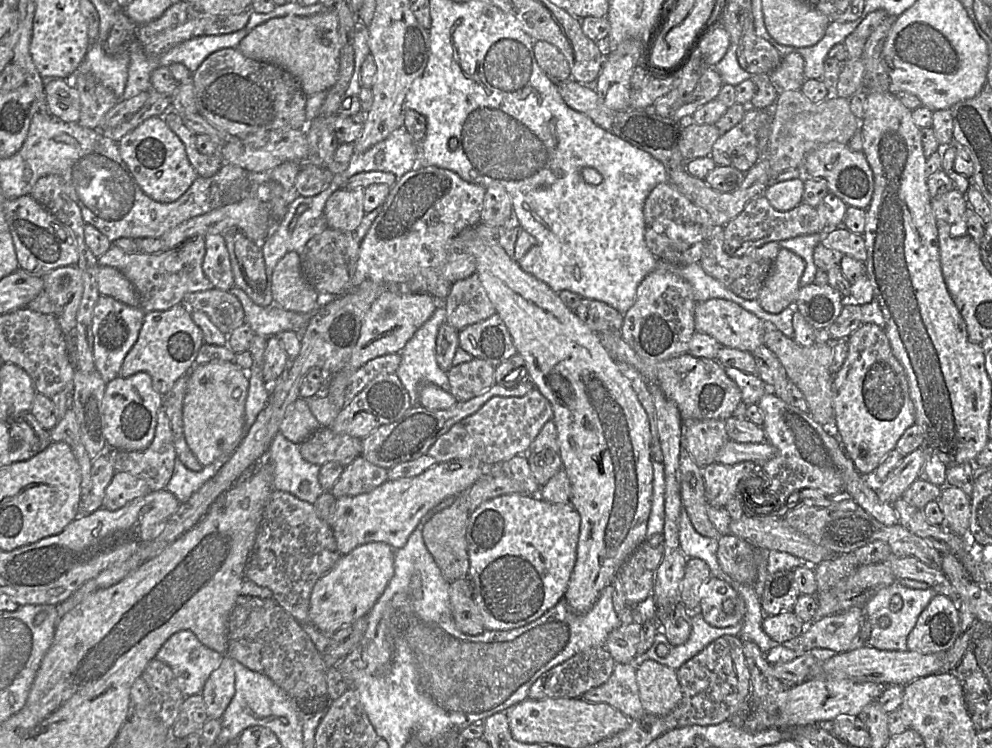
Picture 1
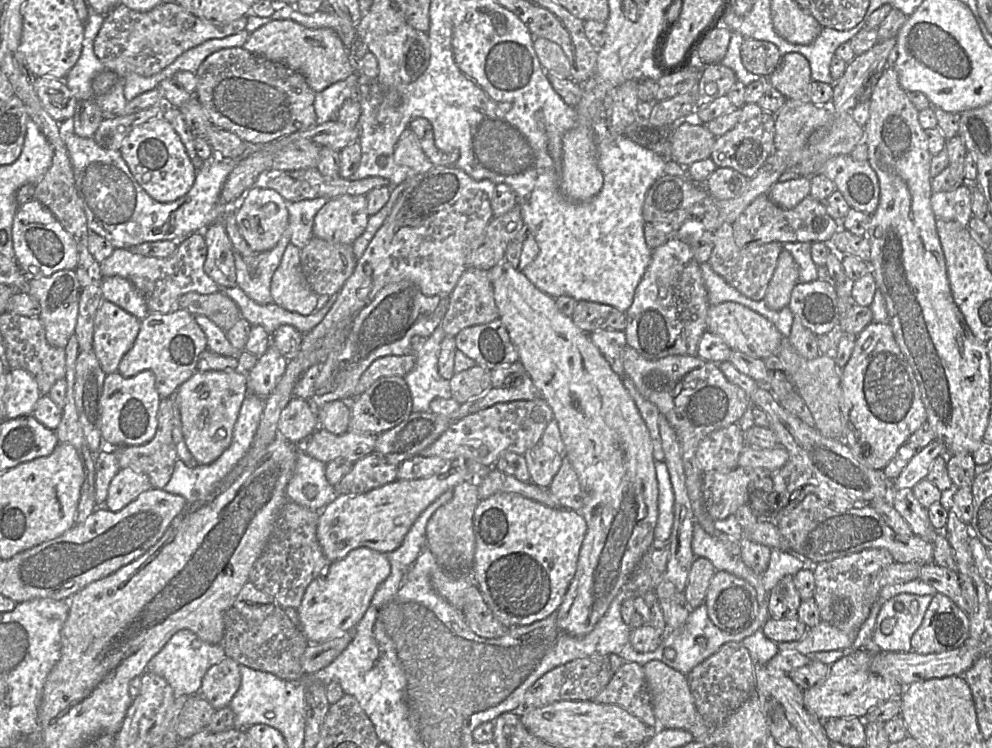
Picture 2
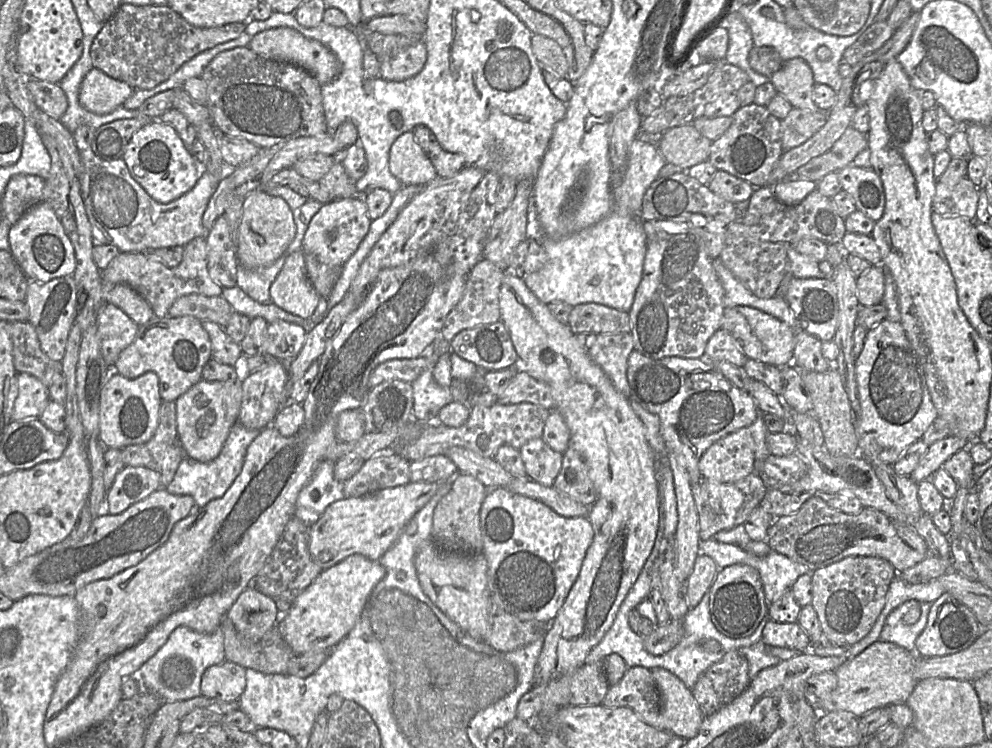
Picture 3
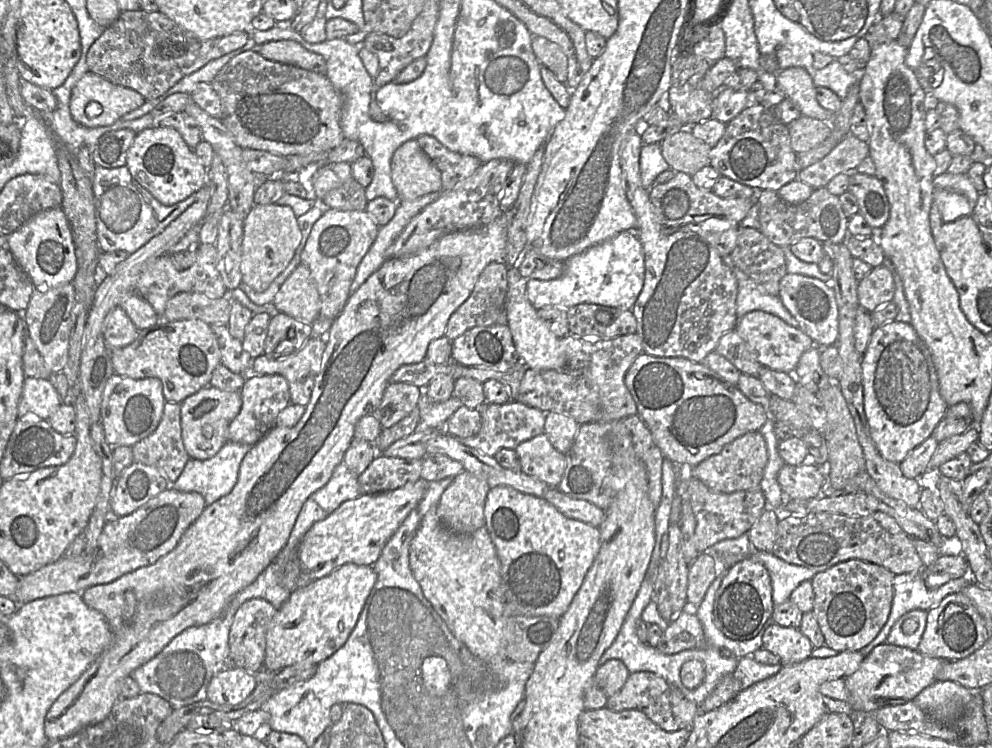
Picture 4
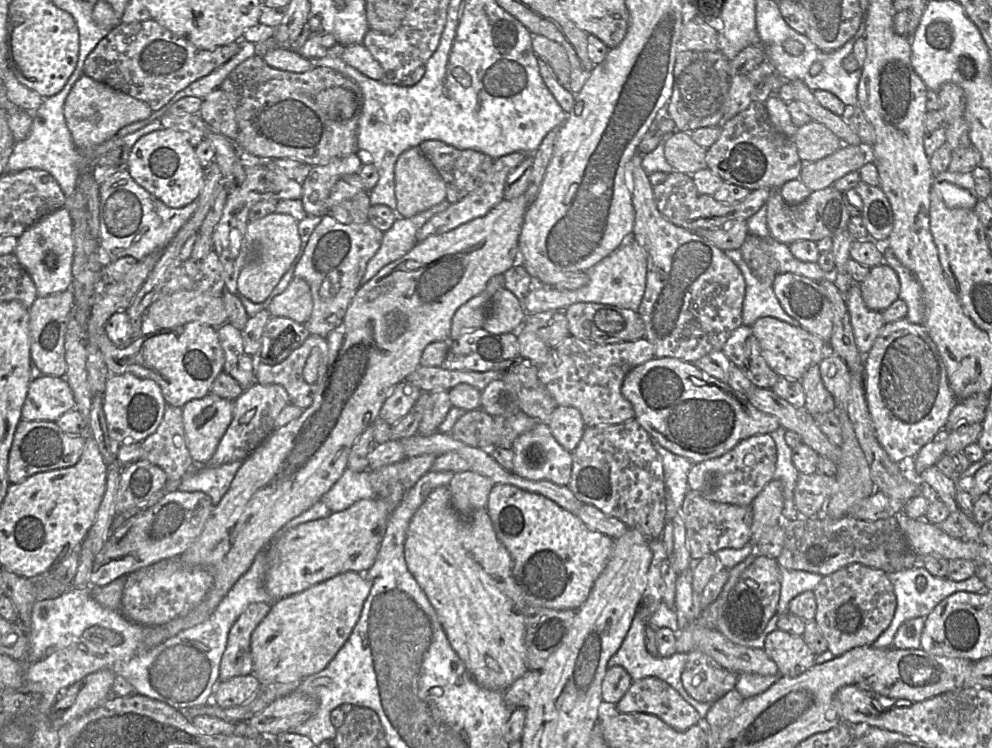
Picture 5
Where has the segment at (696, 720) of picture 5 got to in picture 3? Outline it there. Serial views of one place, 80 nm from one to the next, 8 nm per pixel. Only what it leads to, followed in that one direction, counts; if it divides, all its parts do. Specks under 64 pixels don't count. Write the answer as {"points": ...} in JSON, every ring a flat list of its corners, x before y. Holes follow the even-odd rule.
{"points":[[628,668,617,684,609,686,601,705,607,708,628,707,649,726,667,731,660,694,647,668]]}

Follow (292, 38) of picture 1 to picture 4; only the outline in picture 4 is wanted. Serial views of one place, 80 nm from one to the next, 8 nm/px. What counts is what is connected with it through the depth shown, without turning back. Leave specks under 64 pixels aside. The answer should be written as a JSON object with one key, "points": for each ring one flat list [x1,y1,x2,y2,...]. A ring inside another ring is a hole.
{"points":[[293,40,269,41,254,47,263,58,326,74,326,62,320,54,310,52]]}

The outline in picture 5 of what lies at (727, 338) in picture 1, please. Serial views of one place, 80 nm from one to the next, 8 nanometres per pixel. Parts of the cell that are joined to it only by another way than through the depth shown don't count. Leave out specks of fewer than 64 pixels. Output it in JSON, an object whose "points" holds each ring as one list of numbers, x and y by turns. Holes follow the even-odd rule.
{"points":[[761,317,751,325,751,328,765,362,781,377,800,381,811,365,820,364,824,356,831,351,829,344,818,336,776,318]]}

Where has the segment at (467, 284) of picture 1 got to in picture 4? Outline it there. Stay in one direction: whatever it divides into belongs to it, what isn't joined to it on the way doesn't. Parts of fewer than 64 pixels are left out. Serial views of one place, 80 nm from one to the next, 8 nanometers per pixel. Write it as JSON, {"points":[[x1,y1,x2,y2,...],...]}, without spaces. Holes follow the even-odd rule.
{"points":[[492,262,480,274,468,299,450,316,445,336,452,342,476,326,490,326,501,319,508,291,508,265]]}

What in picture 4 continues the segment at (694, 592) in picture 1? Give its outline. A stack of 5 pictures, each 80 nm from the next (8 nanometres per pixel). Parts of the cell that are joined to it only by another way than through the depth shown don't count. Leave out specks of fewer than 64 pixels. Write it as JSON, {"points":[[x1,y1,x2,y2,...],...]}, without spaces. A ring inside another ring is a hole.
{"points":[[709,552,698,554,689,567,687,602,699,606,720,571,717,556]]}

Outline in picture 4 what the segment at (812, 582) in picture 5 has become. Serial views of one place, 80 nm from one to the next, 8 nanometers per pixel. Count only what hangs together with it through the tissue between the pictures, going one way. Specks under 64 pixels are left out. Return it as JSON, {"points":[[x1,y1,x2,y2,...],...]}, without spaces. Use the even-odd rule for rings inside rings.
{"points":[[754,550,748,556,725,556,720,563,720,569,725,570,729,566,750,558,764,565,767,569,772,586,772,600,774,606,790,599,794,589,805,580,812,580,815,571,796,564,788,563,775,556,773,552]]}

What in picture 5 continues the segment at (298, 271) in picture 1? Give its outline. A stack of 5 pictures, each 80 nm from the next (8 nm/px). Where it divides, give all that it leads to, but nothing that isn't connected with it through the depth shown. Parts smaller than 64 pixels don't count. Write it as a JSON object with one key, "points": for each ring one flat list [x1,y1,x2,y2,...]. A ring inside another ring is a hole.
{"points":[[293,277,287,288,275,296,267,311,271,316,285,317,305,324,311,316,313,301,308,283]]}

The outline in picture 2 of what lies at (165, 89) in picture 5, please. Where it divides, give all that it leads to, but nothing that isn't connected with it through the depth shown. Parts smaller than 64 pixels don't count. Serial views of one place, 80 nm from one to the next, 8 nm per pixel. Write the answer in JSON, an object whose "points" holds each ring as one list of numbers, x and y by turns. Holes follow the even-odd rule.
{"points":[[177,3,161,4,148,12,137,12,118,4,107,16,94,40,94,53,106,70,126,79,131,74,153,76,180,55,210,39,236,35,246,28,248,15,232,22,196,17]]}

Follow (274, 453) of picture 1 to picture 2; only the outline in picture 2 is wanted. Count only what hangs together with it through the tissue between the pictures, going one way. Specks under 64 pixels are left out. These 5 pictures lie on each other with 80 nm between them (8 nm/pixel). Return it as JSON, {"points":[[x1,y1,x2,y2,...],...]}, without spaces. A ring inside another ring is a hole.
{"points":[[297,445,294,473,286,487,287,499,320,512,340,495,326,479,326,464,304,453,300,446]]}

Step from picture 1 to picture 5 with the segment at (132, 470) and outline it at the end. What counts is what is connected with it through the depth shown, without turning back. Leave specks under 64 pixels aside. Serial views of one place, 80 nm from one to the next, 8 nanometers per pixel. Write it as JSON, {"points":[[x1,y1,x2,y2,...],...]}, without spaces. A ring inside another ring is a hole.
{"points":[[167,405,157,429,140,445,142,459,161,468,168,481,180,482,194,469,195,463,186,447,180,407]]}

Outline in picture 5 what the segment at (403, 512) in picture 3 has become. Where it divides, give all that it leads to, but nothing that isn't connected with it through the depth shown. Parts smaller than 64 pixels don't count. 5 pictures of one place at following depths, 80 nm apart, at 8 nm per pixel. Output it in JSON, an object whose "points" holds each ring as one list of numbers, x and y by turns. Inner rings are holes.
{"points":[[373,497,349,508,305,522,282,532,268,543,264,586,274,601,301,592,347,571,365,573,374,564,391,512,381,499]]}

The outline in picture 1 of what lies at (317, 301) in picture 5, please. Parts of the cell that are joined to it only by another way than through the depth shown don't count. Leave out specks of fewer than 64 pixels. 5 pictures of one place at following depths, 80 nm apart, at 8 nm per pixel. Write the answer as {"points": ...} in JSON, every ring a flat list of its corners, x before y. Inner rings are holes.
{"points":[[339,188,333,192,324,208,327,227,354,233,365,216,364,197,363,188]]}

